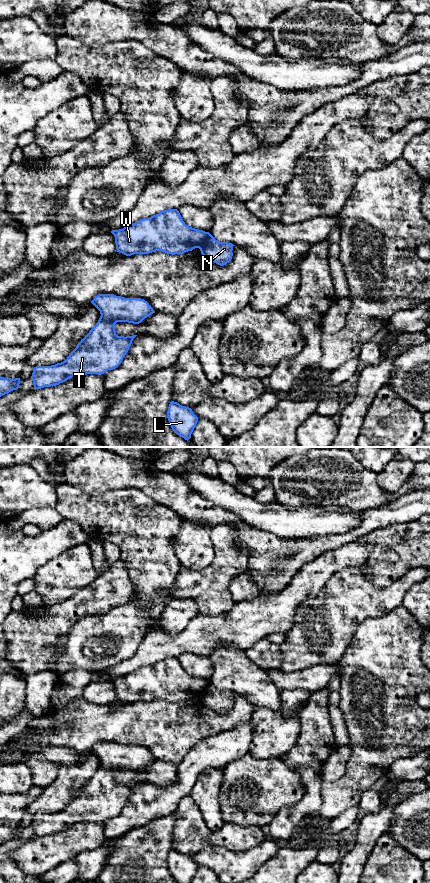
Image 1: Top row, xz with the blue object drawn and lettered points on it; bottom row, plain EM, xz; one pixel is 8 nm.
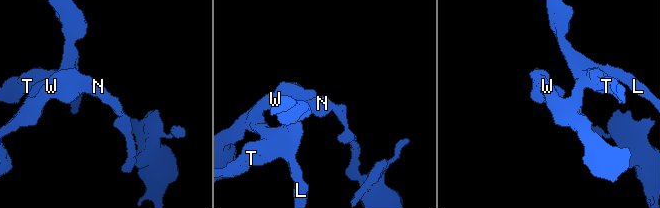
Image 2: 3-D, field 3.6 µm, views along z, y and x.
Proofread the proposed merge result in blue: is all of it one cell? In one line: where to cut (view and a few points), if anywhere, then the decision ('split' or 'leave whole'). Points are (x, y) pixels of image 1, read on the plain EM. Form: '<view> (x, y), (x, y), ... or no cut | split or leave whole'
xz (210, 682), (198, 695) | split

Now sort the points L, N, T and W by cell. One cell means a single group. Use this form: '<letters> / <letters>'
L T W / N

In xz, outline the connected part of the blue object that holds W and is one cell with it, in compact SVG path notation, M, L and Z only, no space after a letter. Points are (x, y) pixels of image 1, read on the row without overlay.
M177 657L161 659L111 681L115 685L117 700L126 704L155 699L183 702L199 696L211 683L186 673Z

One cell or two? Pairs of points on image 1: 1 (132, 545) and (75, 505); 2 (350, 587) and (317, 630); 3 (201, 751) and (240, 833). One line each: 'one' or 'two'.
1: one
2: one
3: two

